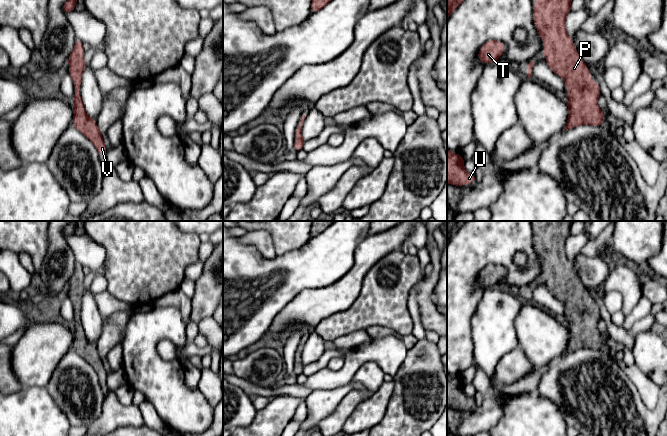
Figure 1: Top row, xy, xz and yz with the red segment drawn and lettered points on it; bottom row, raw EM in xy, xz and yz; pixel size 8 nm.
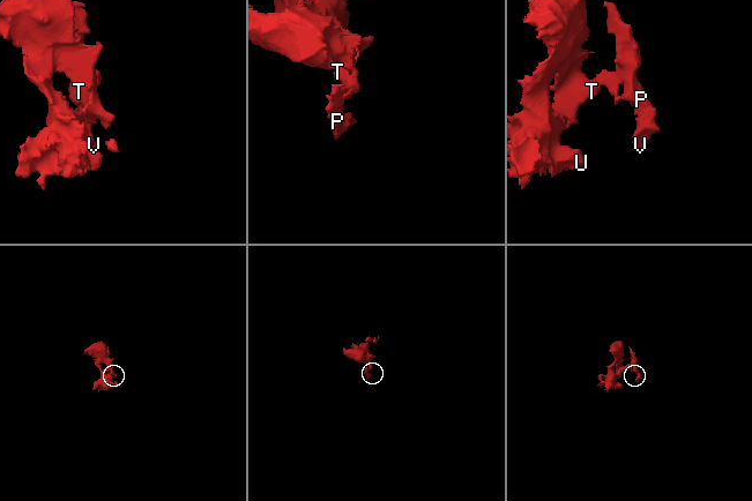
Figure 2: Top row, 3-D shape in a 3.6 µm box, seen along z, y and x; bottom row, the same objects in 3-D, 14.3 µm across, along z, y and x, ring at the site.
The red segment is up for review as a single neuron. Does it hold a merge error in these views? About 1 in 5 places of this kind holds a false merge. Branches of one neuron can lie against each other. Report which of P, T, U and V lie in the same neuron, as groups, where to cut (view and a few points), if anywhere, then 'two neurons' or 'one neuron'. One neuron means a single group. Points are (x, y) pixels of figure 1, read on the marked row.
P T U V | no cut | one neuron

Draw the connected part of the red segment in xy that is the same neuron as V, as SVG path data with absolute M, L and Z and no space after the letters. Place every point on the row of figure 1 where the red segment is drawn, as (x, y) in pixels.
M76 39L74 49L68 58L69 75L72 77L75 87L74 92L74 118L72 125L77 128L85 137L87 137L97 148L98 154L103 156L107 152L106 145L99 132L96 121L91 119L84 109L82 99L80 97L80 85L82 72L85 70L84 53L82 41Z

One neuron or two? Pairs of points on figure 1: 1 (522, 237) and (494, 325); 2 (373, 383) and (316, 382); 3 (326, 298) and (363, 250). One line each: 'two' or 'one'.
1: two
2: two
3: one

